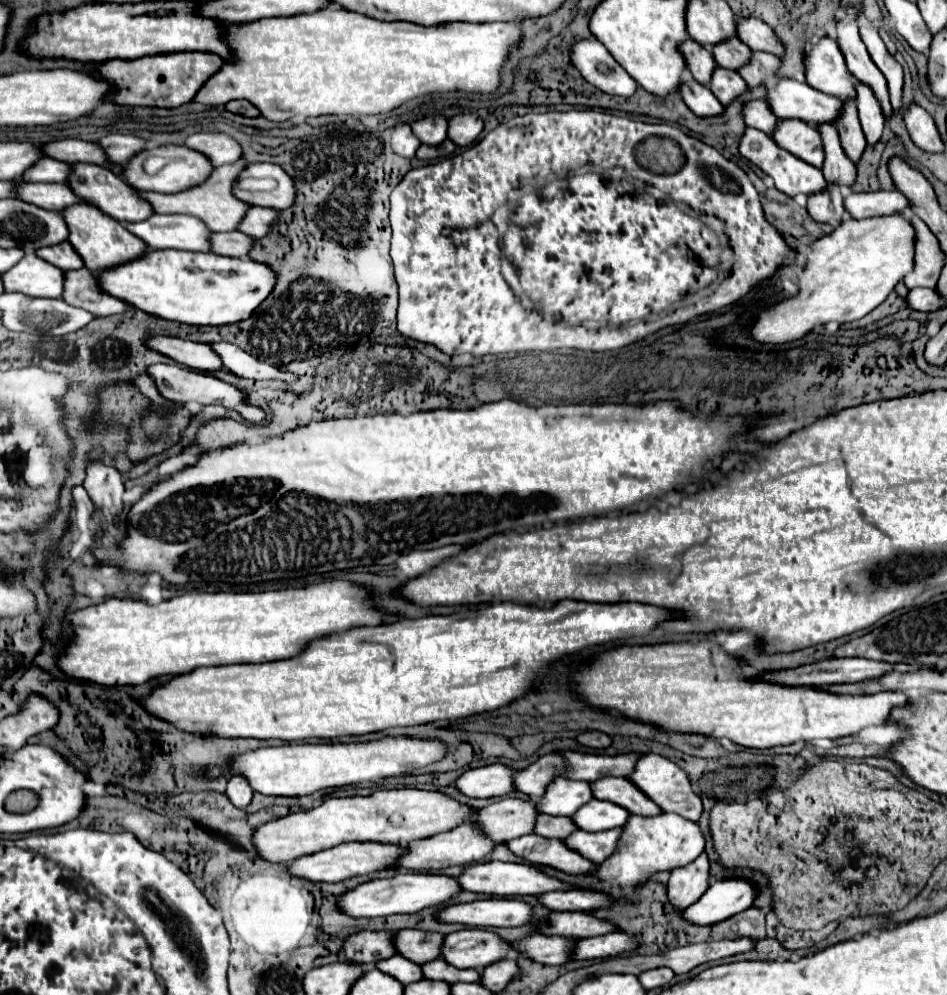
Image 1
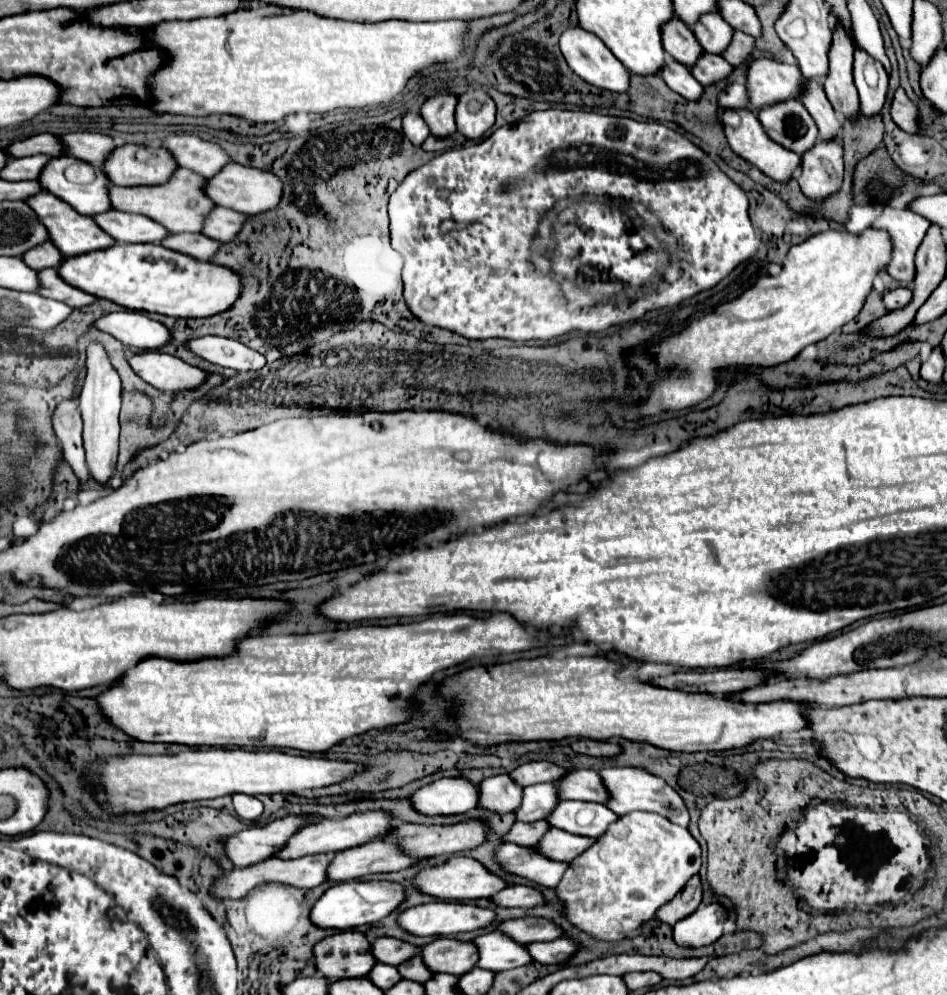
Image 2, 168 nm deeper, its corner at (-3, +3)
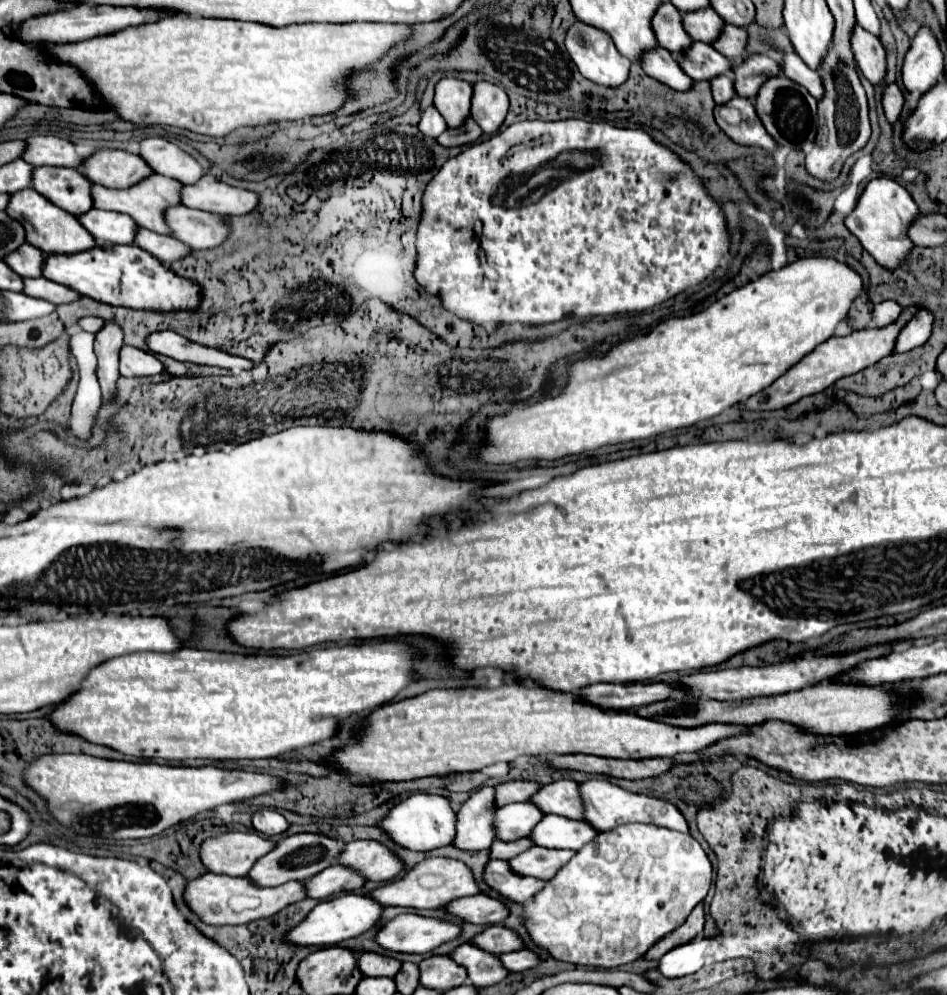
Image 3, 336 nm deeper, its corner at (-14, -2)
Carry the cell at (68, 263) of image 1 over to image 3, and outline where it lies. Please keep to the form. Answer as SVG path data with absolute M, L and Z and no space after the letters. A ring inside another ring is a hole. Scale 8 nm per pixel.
M26 243L22 245L22 249L18 249L18 253L10 253L10 257L4 257L4 261L22 277L42 277L46 255L34 245Z

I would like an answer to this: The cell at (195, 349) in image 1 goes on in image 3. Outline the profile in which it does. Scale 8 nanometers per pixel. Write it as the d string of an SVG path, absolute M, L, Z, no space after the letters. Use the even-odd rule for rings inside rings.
M84 317L84 319L78 321L78 325L80 325L84 331L96 335L96 333L104 327L104 319L100 319L100 317Z

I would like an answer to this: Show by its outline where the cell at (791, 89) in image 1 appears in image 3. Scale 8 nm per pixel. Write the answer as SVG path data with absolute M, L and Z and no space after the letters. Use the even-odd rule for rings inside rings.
M750 55L740 67L734 67L734 73L734 87L738 89L738 95L744 99L756 99L760 87L770 77L782 75L782 65L766 55Z

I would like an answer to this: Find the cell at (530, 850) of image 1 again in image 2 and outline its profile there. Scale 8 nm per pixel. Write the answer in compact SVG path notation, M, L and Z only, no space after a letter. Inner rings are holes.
M501 844L495 850L495 860L503 872L521 876L543 888L555 888L567 868L567 862L545 860L533 848L523 848L517 844Z

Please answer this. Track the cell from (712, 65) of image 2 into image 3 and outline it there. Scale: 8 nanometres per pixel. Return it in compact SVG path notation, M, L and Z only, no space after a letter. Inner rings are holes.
M694 41L686 53L674 57L676 61L680 61L684 73L694 81L712 81L714 77L732 71L732 63L722 53L718 53L710 45L702 45L700 41Z

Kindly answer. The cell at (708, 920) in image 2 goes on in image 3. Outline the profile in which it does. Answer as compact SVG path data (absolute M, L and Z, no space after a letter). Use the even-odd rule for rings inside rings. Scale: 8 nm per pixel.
M692 941L686 945L678 945L660 959L660 971L664 977L670 979L696 973L702 965L704 965L704 957L698 955L698 945Z

